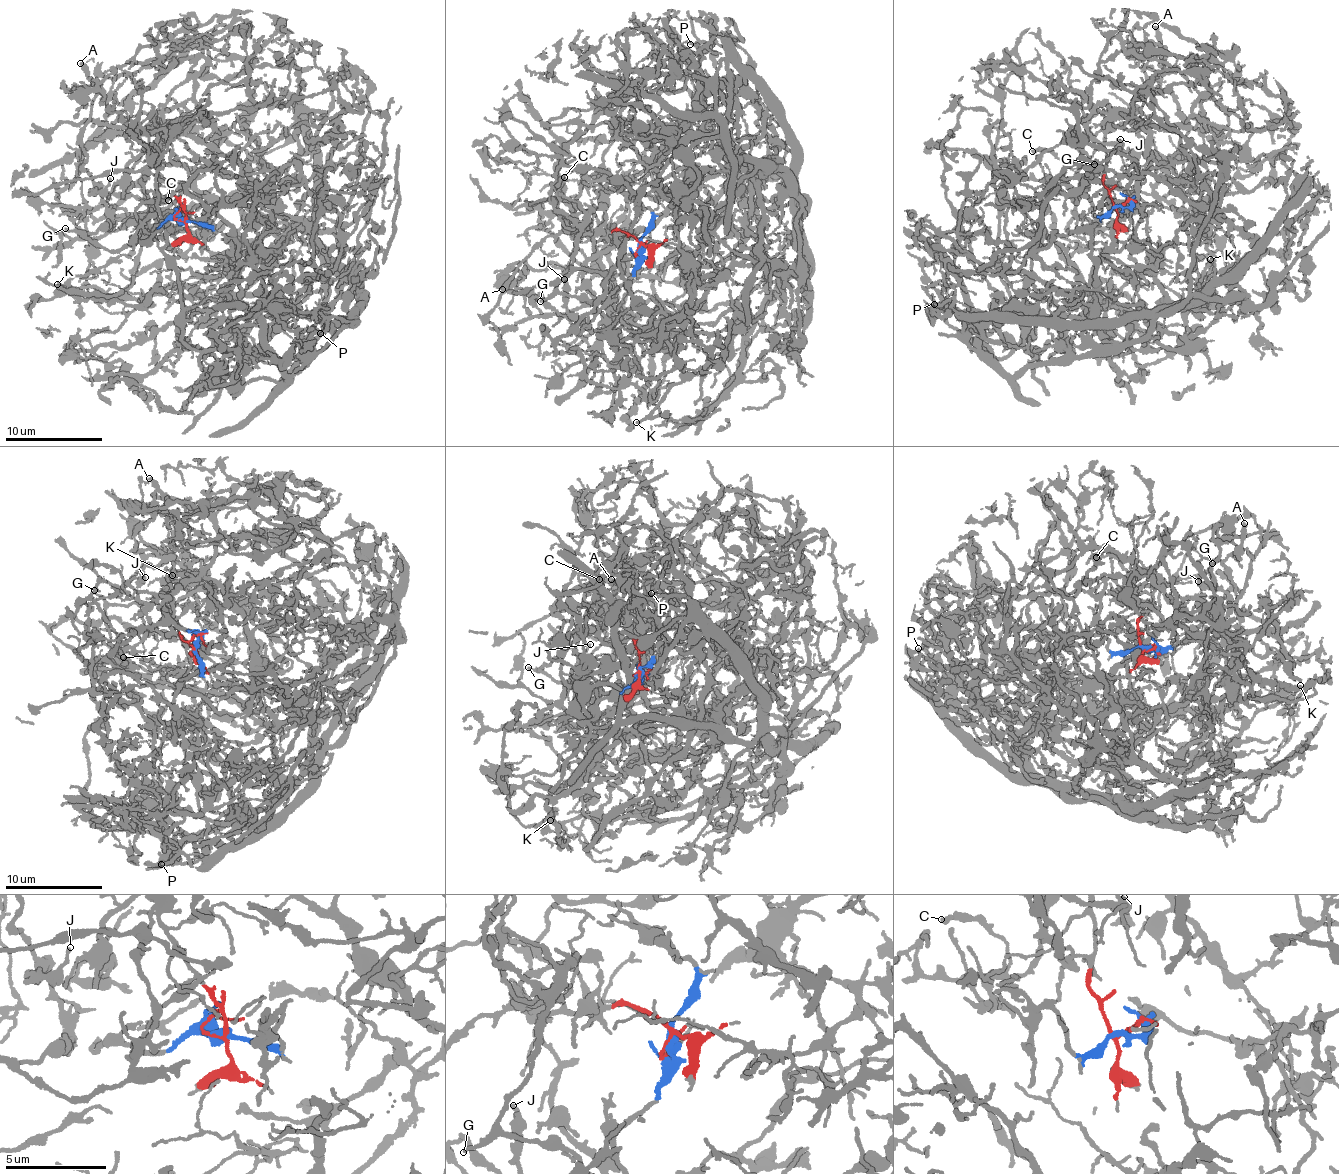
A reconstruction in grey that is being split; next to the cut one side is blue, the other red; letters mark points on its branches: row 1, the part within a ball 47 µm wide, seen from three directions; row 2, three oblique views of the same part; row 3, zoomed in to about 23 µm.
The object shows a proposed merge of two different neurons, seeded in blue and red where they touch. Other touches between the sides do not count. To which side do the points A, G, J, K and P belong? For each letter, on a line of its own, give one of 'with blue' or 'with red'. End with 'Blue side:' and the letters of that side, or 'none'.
A: with blue
G: with blue
J: with blue
K: with blue
P: with red
Blue side: A, G, J, K

